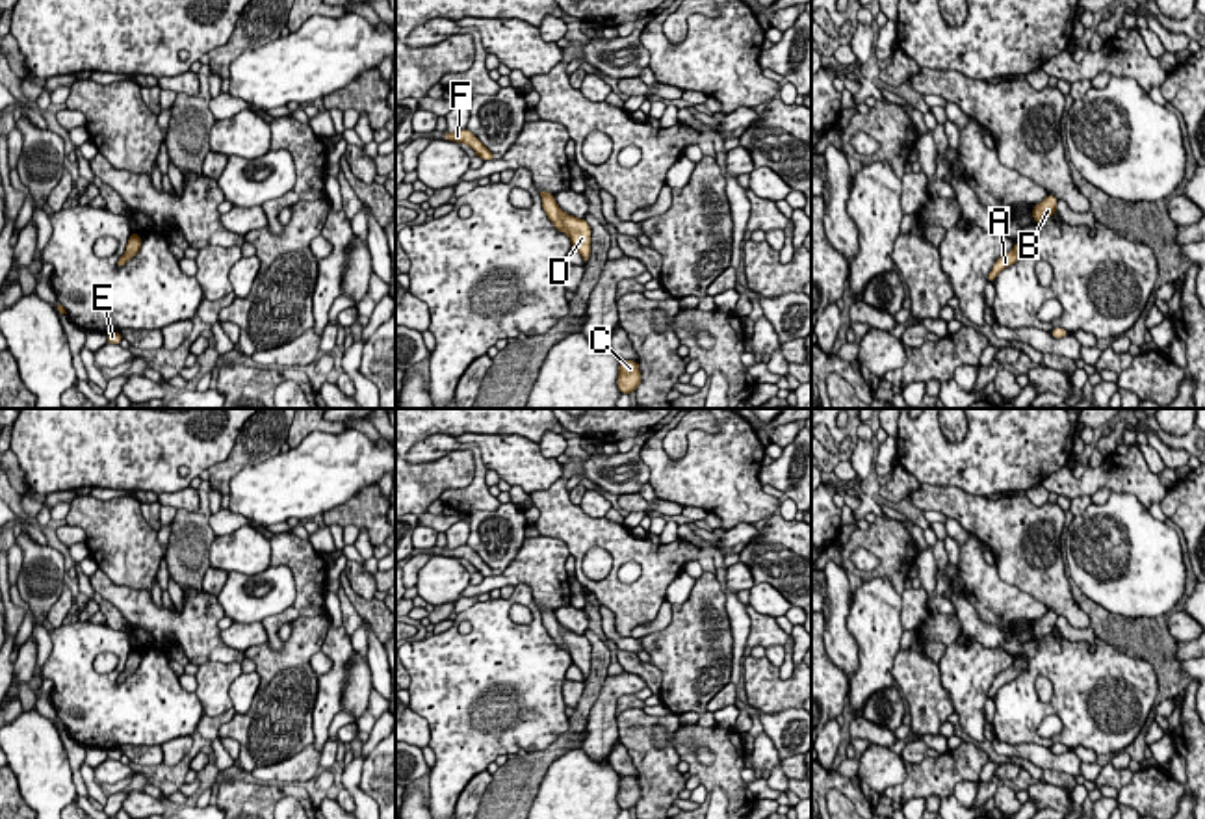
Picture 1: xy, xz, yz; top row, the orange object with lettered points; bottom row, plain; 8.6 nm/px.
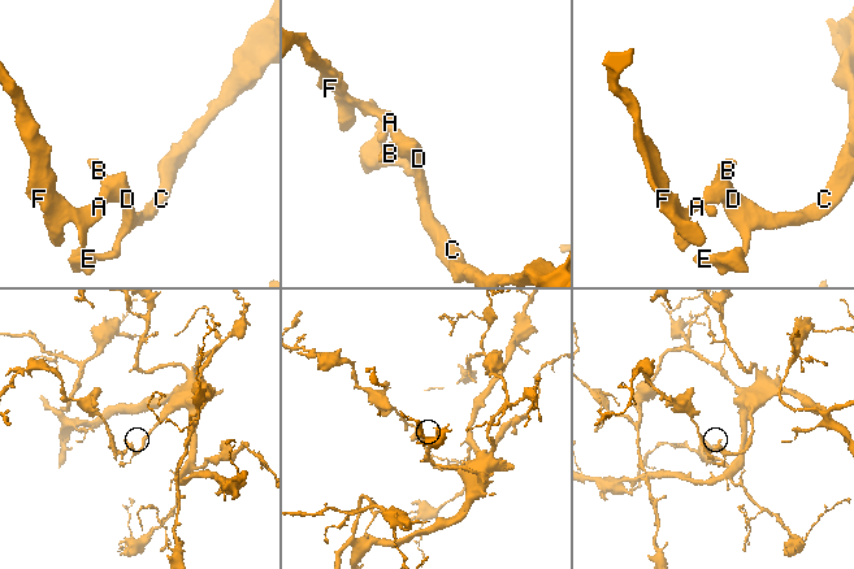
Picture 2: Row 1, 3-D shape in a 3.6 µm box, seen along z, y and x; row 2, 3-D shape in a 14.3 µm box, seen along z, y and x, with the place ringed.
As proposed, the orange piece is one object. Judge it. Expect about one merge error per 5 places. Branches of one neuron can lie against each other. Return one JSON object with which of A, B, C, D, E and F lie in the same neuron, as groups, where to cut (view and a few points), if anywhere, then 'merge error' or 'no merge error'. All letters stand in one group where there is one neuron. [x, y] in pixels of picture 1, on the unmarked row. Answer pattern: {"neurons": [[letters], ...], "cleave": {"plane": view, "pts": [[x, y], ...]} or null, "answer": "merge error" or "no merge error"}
{"neurons": [["A", "B", "C", "D", "E", "F"]], "cleave": null, "answer": "no merge error"}

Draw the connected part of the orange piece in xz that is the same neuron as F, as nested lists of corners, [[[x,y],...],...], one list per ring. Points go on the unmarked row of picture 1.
[[[468,544],[453,548],[453,550],[444,548],[444,555],[457,557],[457,559],[466,559],[485,578],[496,574]]]

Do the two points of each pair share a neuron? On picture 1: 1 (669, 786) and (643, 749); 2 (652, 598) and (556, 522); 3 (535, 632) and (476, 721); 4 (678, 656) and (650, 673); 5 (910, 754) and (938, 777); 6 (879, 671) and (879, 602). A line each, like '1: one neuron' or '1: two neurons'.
1: one neuron
2: one neuron
3: one neuron
4: two neurons
5: two neurons
6: one neuron

